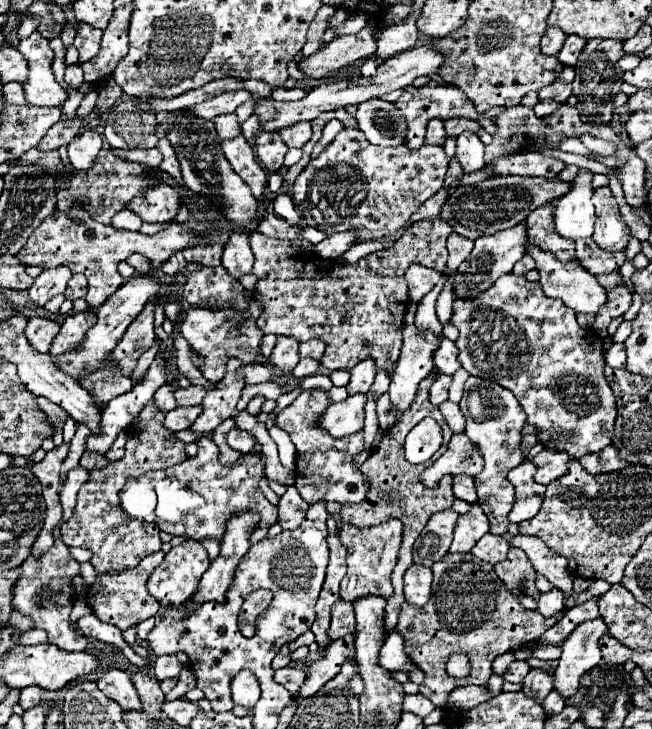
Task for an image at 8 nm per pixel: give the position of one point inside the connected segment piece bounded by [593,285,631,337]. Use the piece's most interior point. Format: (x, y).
(618, 299)

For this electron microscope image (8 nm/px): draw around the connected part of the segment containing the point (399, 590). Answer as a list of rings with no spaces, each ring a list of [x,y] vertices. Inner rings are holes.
[[[433,373],[419,383],[417,395],[415,395],[413,403],[409,405],[409,409],[403,413],[401,421],[393,429],[385,431],[381,443],[373,449],[369,459],[363,463],[361,471],[363,471],[363,477],[367,477],[365,481],[369,483],[367,497],[359,505],[343,505],[341,513],[339,513],[345,523],[359,525],[359,527],[367,527],[369,523],[385,523],[389,519],[399,519],[403,523],[403,543],[401,543],[401,551],[399,551],[399,561],[397,561],[397,565],[393,569],[393,595],[387,599],[387,607],[385,607],[385,623],[383,623],[385,635],[383,635],[383,639],[387,639],[387,635],[395,629],[397,617],[399,617],[399,611],[401,611],[401,603],[405,601],[405,597],[403,597],[403,575],[409,569],[409,565],[413,563],[411,547],[415,543],[415,537],[419,537],[419,533],[423,531],[423,525],[427,523],[427,519],[435,511],[449,509],[453,505],[453,501],[455,501],[455,495],[451,491],[451,483],[453,483],[451,477],[443,477],[443,481],[439,483],[439,489],[427,489],[427,487],[419,485],[419,473],[425,467],[428,467],[430,463],[434,462],[435,458],[431,458],[427,463],[415,465],[405,459],[405,451],[403,451],[405,435],[409,433],[411,427],[415,427],[425,417],[433,417],[441,425],[443,432],[443,443],[433,457],[439,457],[447,450],[449,439],[451,439],[453,433],[451,433],[449,425],[445,423],[443,415],[439,413],[439,409],[429,403],[429,387],[431,387],[431,383],[433,383]]]

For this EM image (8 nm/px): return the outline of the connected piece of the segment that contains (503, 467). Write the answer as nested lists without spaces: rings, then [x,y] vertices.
[[[469,377],[465,383],[465,395],[459,403],[461,413],[467,421],[465,435],[479,447],[481,457],[485,459],[483,471],[475,477],[475,489],[479,495],[479,505],[489,519],[489,531],[493,535],[507,533],[507,513],[515,501],[515,489],[507,479],[507,473],[525,461],[521,453],[521,429],[525,425],[525,413],[515,395],[511,395],[501,385],[495,385],[481,377]]]

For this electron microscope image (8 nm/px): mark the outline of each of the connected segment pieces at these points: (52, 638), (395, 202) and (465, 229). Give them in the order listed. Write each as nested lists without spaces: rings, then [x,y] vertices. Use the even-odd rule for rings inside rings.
[[[55,527],[53,531],[55,537],[55,545],[41,557],[35,559],[33,555],[21,565],[23,569],[23,577],[17,581],[15,585],[15,593],[13,593],[13,601],[15,601],[15,609],[23,615],[33,617],[35,627],[41,627],[49,633],[49,643],[57,645],[63,651],[85,651],[87,649],[87,637],[77,635],[77,629],[71,625],[69,621],[69,613],[73,609],[73,587],[71,587],[71,579],[73,575],[79,573],[79,563],[69,555],[69,547],[63,545],[61,537],[59,537],[59,527]],[[43,585],[49,585],[49,597],[47,601],[43,601],[43,607],[39,607],[35,603],[37,591],[43,589]]]
[[[343,129],[335,137],[335,141],[327,145],[325,151],[317,159],[313,159],[307,169],[301,171],[301,175],[293,185],[293,201],[299,209],[301,219],[309,227],[315,227],[323,233],[355,231],[359,233],[359,241],[381,239],[401,229],[407,223],[407,219],[417,211],[417,207],[443,187],[447,167],[449,167],[449,159],[443,147],[423,145],[417,151],[409,151],[405,145],[377,147],[371,145],[359,129]],[[321,181],[323,185],[327,185],[327,195],[321,193]]]
[[[519,175],[493,177],[493,179],[485,179],[485,181],[477,183],[475,187],[461,185],[457,189],[453,189],[439,215],[453,227],[455,233],[475,241],[481,235],[491,235],[491,233],[511,229],[511,227],[523,223],[531,211],[563,197],[563,193],[569,193],[571,187],[573,187],[571,183],[565,183],[561,179],[519,177]]]

